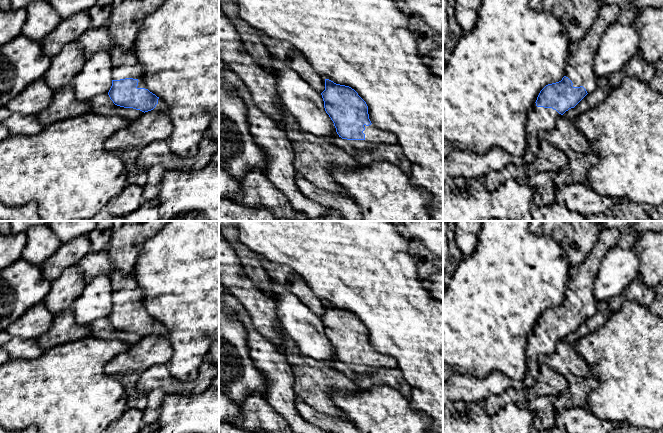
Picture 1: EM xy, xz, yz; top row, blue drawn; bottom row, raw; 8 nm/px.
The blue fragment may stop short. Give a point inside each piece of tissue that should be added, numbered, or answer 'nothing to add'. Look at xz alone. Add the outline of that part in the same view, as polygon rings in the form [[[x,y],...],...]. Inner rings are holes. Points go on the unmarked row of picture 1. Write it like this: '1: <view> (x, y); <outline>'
1: xz (374, 360); [[[373,348],[369,350],[364,349],[364,351],[365,351],[365,354],[363,355],[363,357],[365,358],[364,364],[345,363],[352,371],[356,373],[367,373],[375,372],[382,368],[391,369],[398,367],[397,361],[391,356],[377,352]]]

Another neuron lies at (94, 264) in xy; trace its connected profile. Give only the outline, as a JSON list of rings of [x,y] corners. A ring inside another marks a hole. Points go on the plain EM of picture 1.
[[[108,247],[97,252],[90,251],[79,261],[78,266],[86,282],[97,276],[110,275],[114,270],[113,264],[109,259]]]

